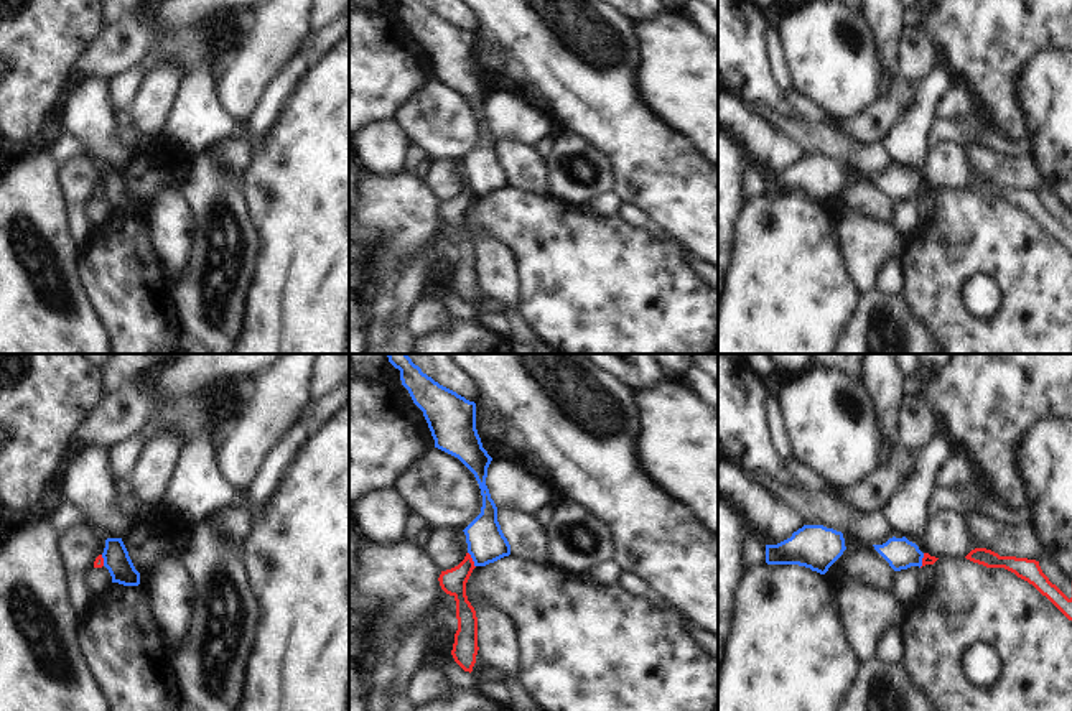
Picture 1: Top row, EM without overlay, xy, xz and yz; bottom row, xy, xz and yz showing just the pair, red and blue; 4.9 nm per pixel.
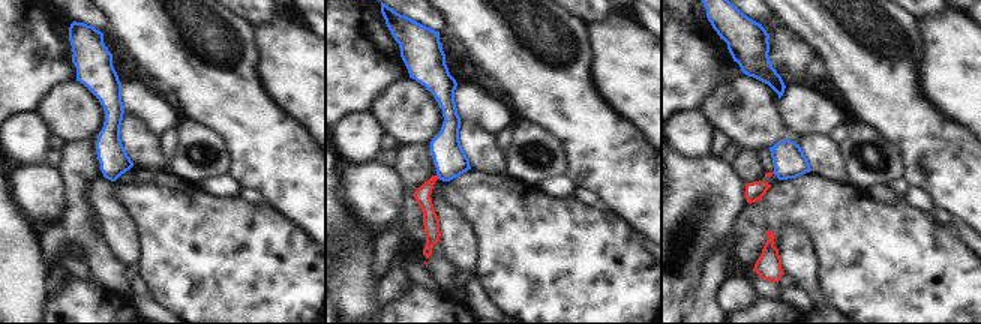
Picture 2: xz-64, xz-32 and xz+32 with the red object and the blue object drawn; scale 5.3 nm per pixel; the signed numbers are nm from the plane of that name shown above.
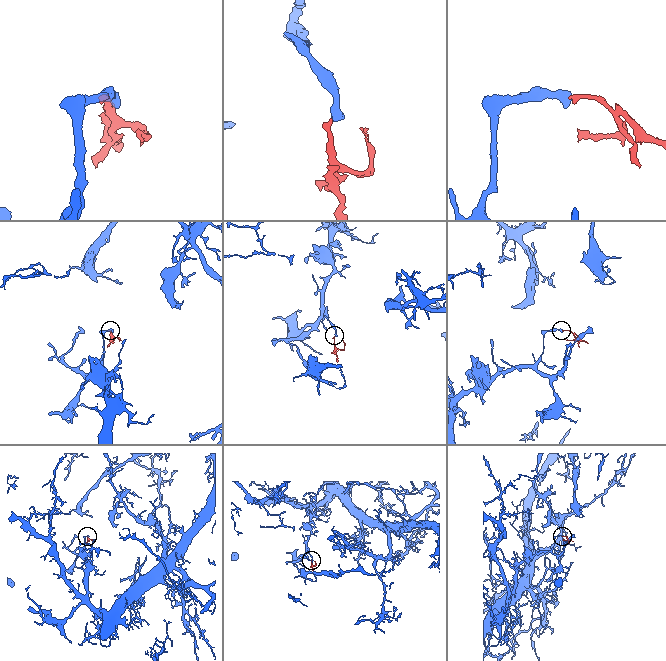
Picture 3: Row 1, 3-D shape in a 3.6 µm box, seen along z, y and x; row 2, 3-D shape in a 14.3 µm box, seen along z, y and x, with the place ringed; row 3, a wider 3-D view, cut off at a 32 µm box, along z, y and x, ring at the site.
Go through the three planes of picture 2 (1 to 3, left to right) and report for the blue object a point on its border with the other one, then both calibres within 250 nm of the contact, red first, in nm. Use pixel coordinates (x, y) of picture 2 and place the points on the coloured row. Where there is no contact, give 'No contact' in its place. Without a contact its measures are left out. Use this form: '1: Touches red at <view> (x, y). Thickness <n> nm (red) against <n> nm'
1: No contact
2: No contact
3: No contact

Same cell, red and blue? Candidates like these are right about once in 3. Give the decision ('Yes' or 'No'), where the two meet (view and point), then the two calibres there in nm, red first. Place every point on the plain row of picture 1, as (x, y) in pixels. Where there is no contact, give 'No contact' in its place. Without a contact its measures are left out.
No. Touches red at xz (471, 191). Thickness 130 nm (red) against 190 nm

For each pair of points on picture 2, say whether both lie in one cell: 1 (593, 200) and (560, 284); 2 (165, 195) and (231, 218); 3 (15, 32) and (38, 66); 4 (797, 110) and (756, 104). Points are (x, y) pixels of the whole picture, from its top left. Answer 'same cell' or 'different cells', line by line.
1: different cells
2: same cell
3: same cell
4: different cells

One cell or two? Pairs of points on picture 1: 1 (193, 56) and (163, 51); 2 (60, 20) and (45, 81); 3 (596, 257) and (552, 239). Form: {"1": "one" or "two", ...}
{"1": "one", "2": "one", "3": "one"}

